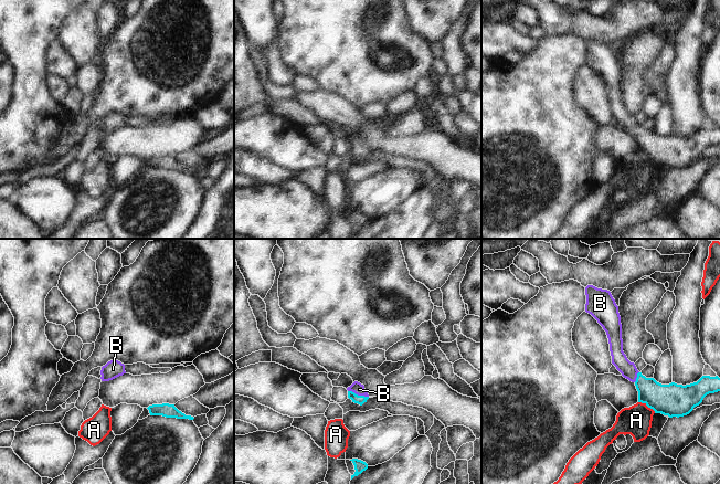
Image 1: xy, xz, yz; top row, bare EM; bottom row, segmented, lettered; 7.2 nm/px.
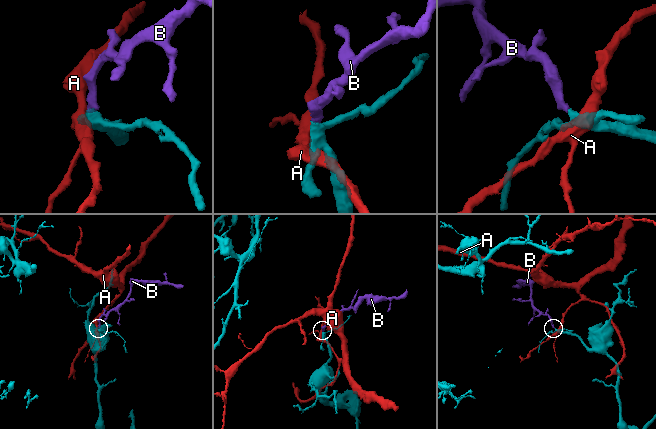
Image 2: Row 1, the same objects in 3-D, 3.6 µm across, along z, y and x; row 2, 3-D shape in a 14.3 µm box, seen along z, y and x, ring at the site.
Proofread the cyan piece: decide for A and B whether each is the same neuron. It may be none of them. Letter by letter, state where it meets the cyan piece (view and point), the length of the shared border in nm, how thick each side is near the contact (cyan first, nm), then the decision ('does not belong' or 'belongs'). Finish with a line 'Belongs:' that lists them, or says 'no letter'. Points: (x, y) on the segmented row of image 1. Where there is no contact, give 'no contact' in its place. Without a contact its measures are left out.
A: contact yz (647, 406); length 150 nm; calibres 240 and 220 nm; does not belong
B: contact xz (357, 395); length 160 nm; calibres 70 and 80 nm; belongs
Belongs: B

